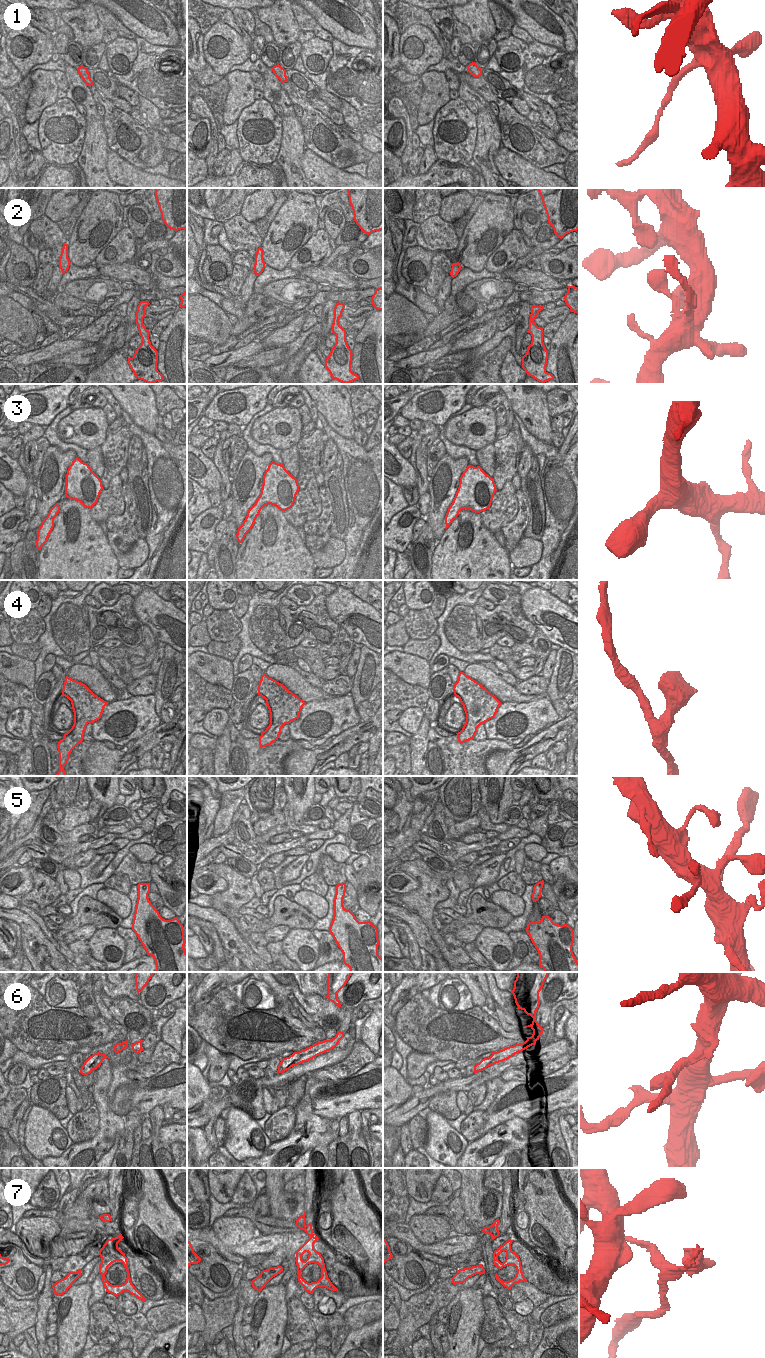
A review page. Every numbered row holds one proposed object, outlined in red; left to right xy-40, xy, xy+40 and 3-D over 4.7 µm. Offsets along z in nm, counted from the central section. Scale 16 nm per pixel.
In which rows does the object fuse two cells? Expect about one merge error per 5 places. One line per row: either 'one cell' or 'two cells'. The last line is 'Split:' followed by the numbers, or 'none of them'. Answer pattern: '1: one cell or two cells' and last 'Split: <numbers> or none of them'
1: two cells
2: one cell
3: one cell
4: one cell
5: one cell
6: one cell
7: two cells
Split: 1, 7

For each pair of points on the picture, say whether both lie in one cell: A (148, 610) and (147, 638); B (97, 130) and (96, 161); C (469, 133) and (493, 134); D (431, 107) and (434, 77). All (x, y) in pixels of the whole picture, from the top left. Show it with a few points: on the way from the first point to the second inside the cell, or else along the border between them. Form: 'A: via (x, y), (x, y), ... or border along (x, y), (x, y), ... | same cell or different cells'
A: border along (143, 624), (149, 628), (157, 641) | different cells
B: via (96, 138), (96, 153) | same cell
C: border along (476, 115), (476, 145), (472, 156) | different cells
D: via (432, 100), (434, 97), (434, 84) | same cell

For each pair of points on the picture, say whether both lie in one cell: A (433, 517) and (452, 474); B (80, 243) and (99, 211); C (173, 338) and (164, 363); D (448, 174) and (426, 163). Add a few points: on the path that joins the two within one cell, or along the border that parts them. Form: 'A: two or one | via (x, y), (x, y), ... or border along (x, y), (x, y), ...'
A: one | via (439, 506), (443, 485)
B: one | via (87, 238), (89, 231), (99, 220)
C: one | via (173, 344), (173, 354), (170, 357)
D: two | border along (437, 159), (426, 172), (419, 174)

